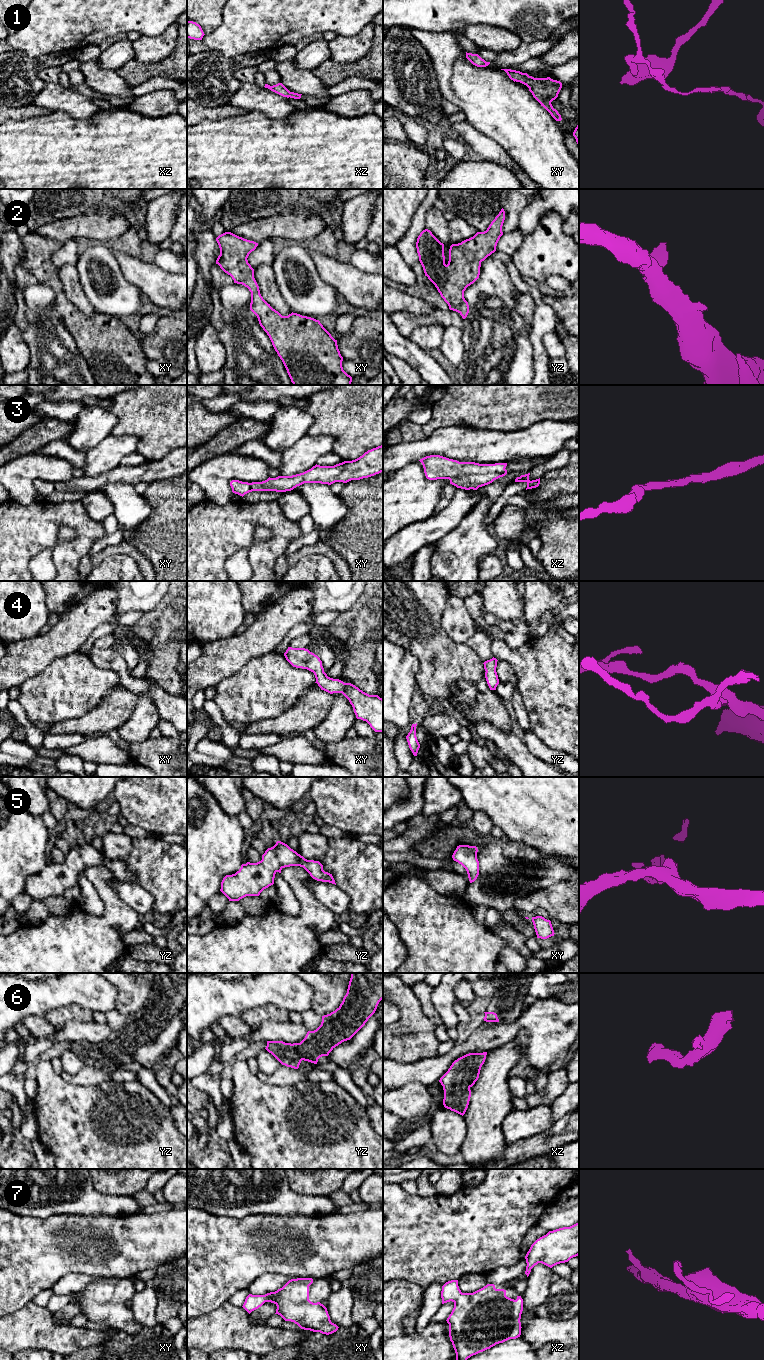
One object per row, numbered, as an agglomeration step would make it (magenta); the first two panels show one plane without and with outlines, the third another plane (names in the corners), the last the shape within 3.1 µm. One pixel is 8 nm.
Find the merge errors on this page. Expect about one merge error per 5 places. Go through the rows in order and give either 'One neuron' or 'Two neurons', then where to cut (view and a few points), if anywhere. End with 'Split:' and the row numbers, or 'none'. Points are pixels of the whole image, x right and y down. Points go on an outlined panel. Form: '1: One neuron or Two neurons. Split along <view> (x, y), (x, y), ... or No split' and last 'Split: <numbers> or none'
1: One neuron. No split
2: One neuron. No split
3: One neuron. No split
4: One neuron. No split
5: One neuron. No split
6: One neuron. No split
7: One neuron. No split
Split: none

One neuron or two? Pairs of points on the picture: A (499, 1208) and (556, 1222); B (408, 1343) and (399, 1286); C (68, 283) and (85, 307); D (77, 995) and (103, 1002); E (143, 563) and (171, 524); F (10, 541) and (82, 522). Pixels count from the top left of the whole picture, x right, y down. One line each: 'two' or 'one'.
A: two
B: one
C: one
D: one
E: two
F: one

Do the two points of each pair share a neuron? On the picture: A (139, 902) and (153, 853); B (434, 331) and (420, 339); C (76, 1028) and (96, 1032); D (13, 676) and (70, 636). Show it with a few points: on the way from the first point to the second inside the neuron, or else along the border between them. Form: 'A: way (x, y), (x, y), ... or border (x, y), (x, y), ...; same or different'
A: border (140, 884), (152, 897), (154, 909); different
B: way (431, 334), (428, 337), (423, 337); same
C: way (81, 1031), (91, 1032); same
D: way (27, 662), (36, 653), (56, 643); same

